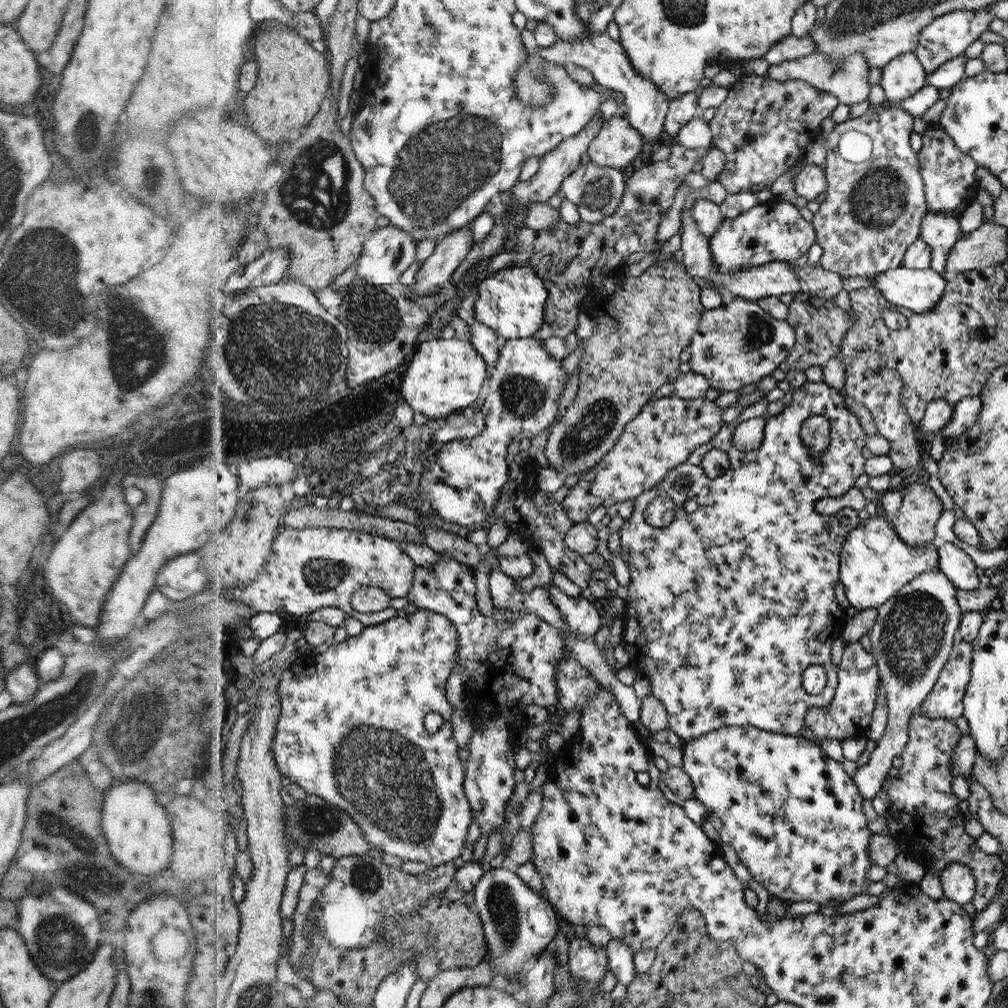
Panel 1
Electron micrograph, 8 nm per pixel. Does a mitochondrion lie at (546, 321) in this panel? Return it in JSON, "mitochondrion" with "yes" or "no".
{"mitochondrion":"no"}

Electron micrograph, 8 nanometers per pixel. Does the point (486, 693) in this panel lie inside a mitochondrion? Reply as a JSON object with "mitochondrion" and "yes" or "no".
{"mitochondrion":"no"}

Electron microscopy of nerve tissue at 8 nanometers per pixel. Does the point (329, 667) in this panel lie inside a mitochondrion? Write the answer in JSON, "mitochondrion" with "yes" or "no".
{"mitochondrion":"no"}

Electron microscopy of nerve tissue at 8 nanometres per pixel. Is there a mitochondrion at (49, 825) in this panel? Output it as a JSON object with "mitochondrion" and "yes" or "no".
{"mitochondrion":"yes"}

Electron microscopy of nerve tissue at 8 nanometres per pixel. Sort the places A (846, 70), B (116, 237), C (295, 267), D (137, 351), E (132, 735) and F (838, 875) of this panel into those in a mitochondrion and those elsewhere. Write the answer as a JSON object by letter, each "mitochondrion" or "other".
{"A":"mitochondrion","B":"other","C":"other","D":"mitochondrion","E":"mitochondrion","F":"other"}

